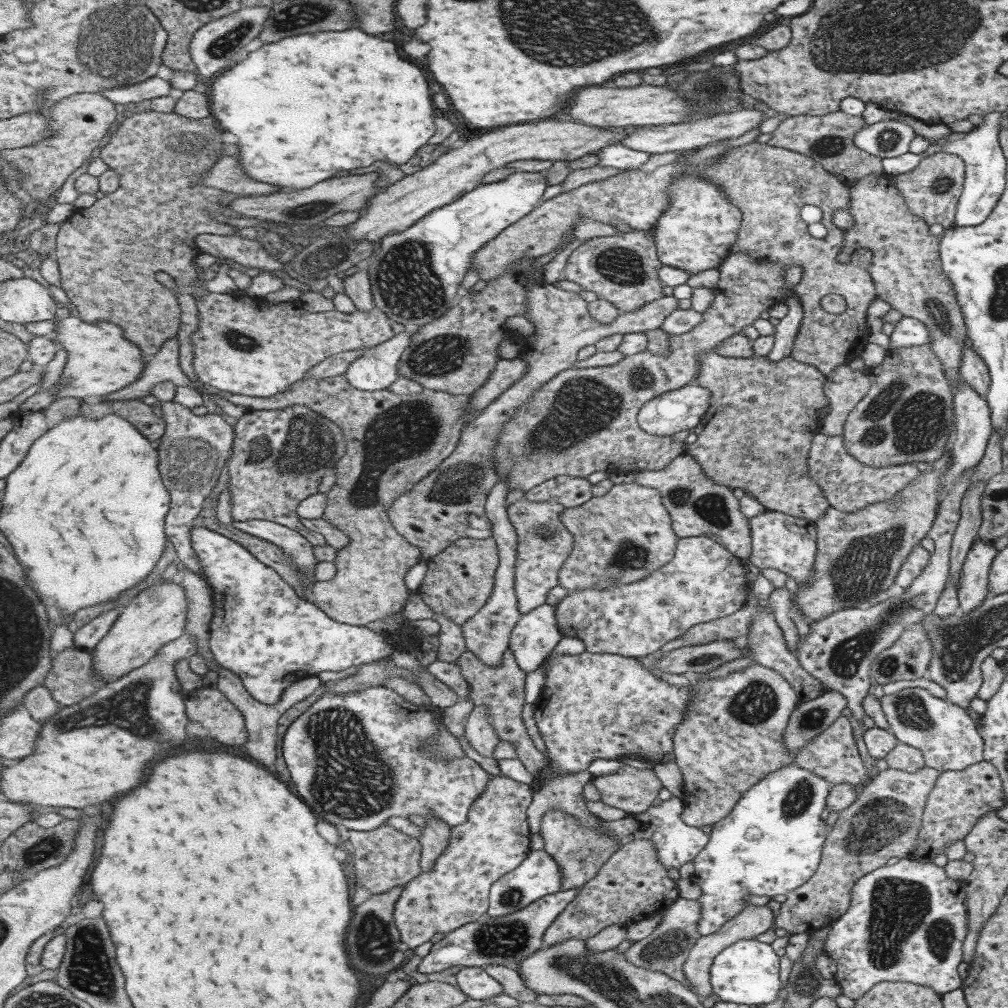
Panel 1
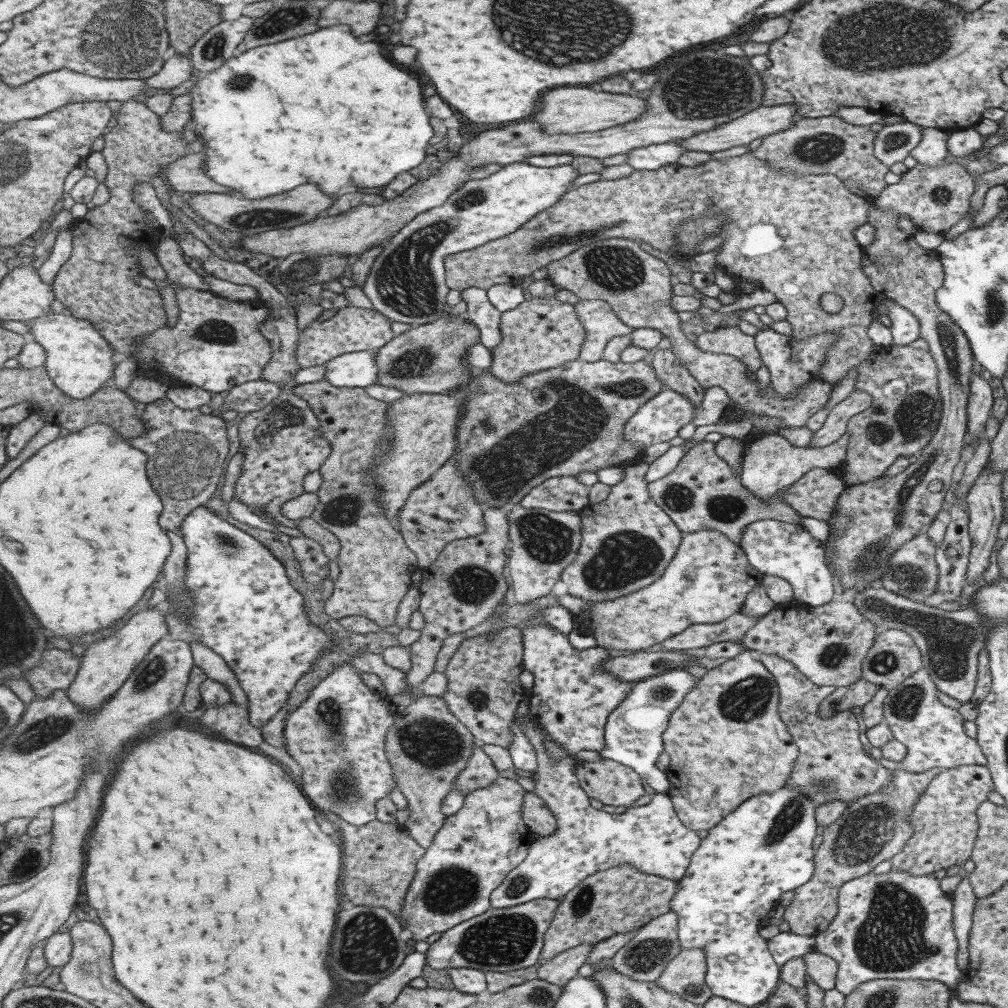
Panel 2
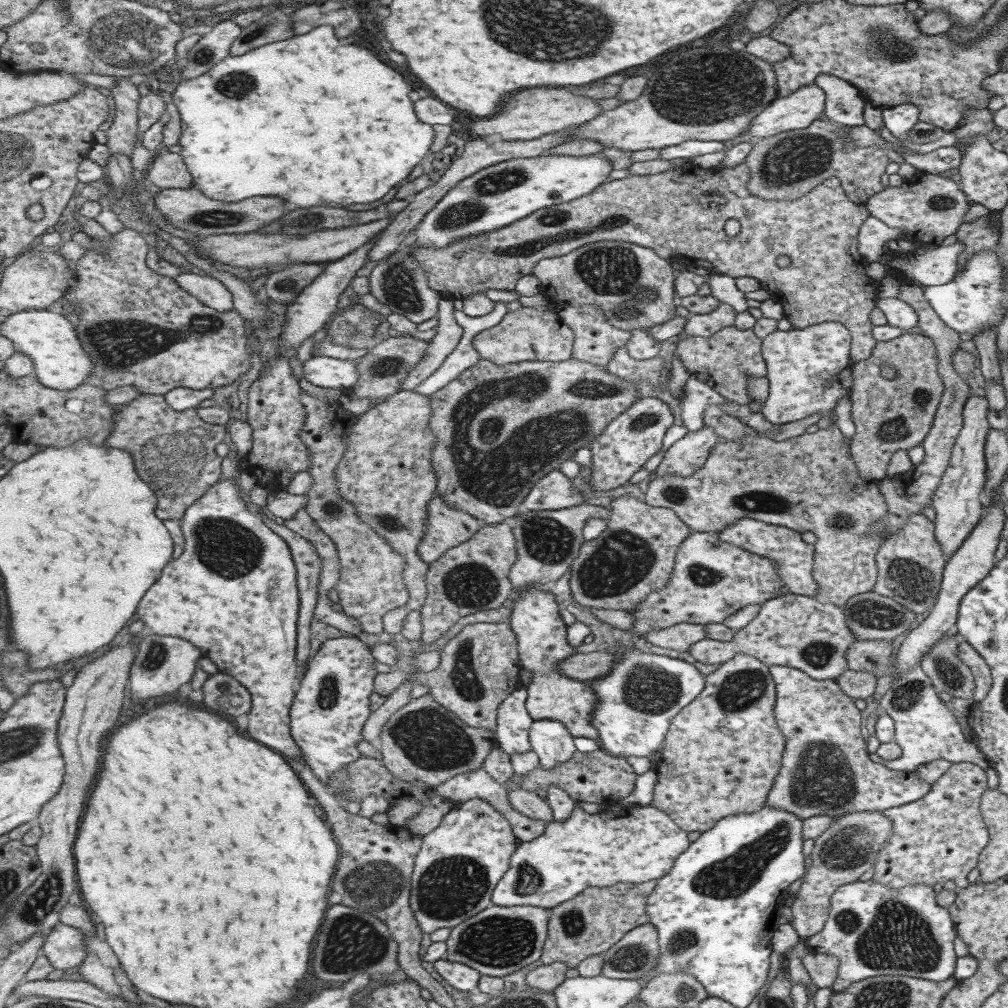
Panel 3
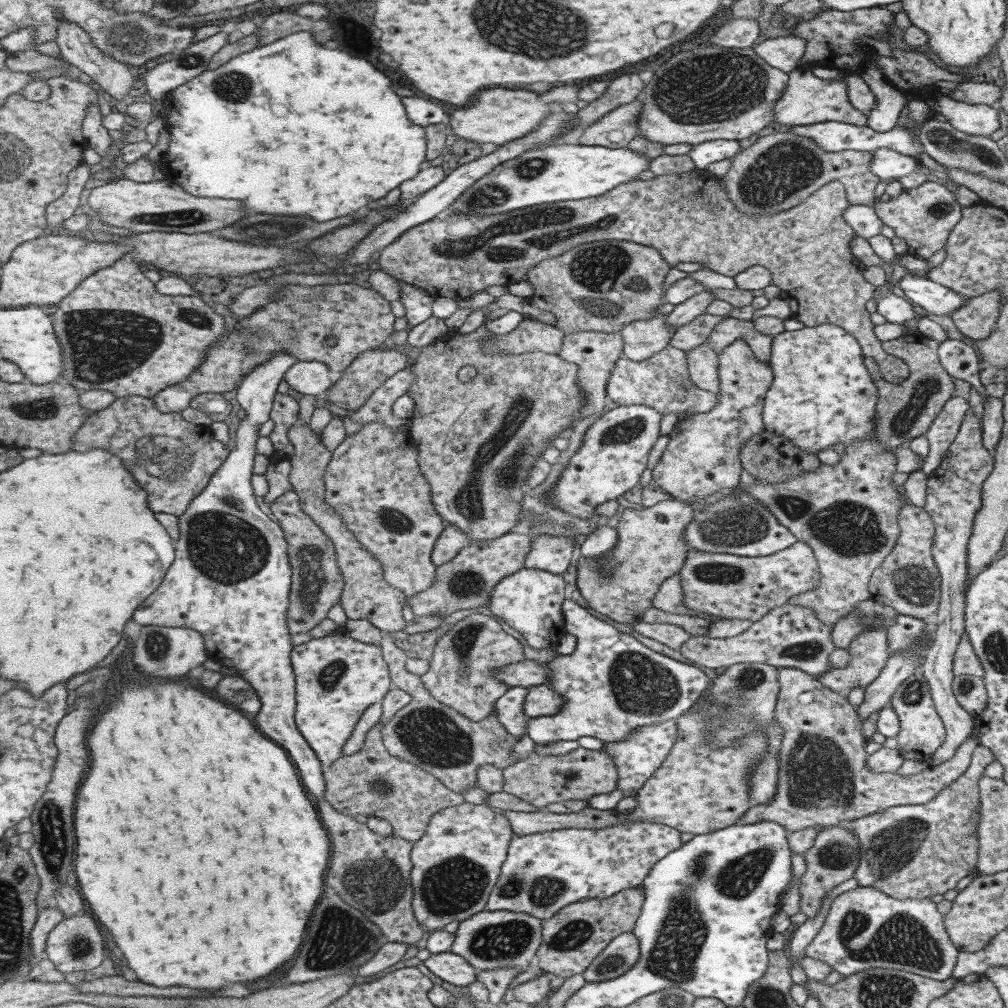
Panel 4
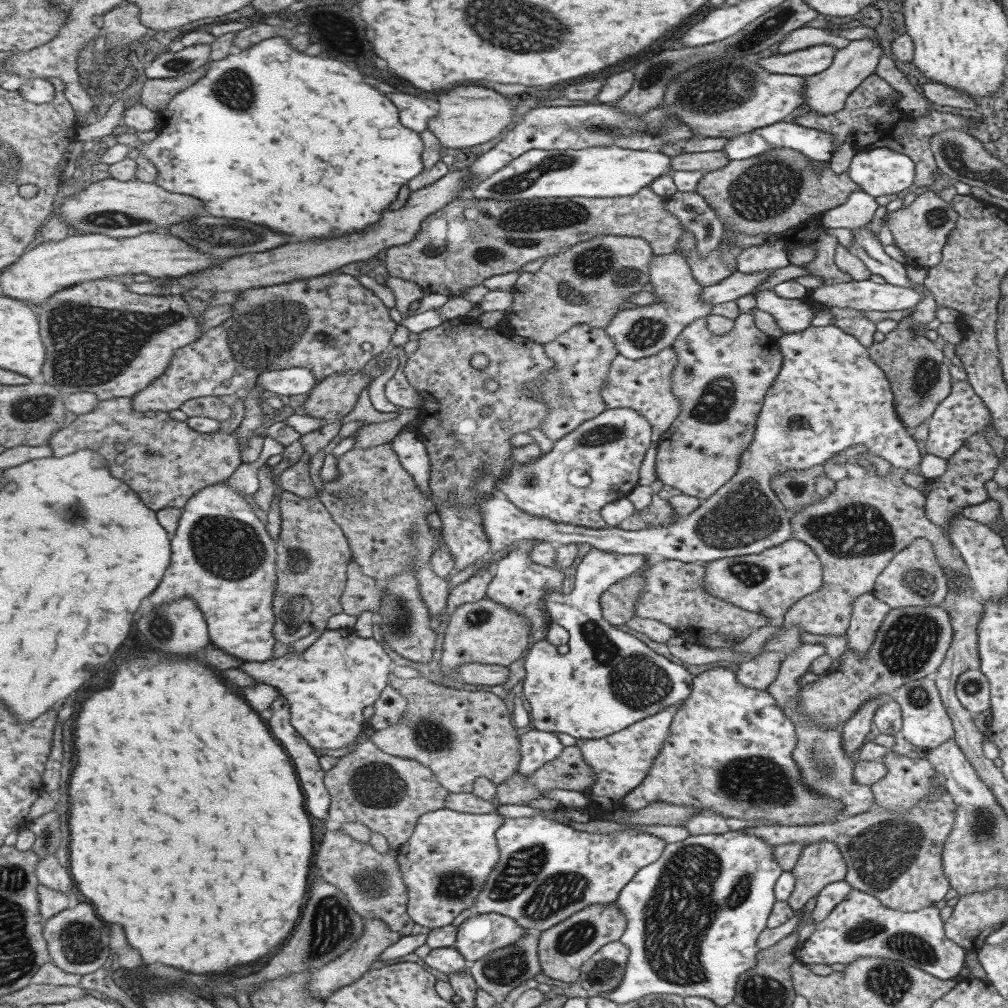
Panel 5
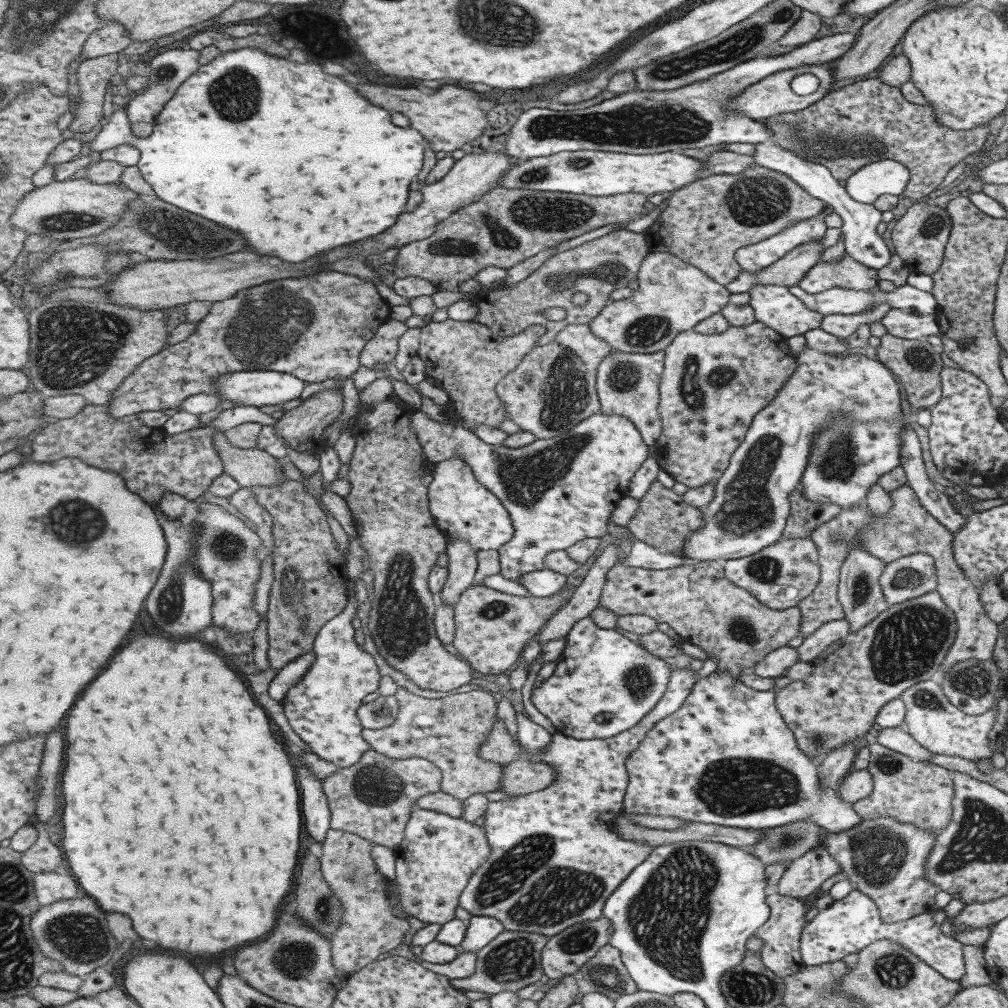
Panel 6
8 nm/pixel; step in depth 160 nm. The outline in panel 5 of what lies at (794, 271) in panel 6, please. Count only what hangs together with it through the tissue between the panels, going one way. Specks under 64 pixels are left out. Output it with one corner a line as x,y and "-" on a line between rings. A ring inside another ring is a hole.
734,271
719,283
701,289
699,300
712,305
730,302
750,294
753,289
763,284
771,272
743,273

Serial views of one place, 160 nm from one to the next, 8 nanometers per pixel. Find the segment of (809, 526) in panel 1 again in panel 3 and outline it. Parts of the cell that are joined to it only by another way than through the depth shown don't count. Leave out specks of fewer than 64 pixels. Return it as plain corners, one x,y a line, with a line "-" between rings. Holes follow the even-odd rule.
742,518
723,526
723,530
719,530
716,534
717,539
721,542
732,544
751,554
771,559
776,564
778,575
789,593
814,598
818,587
811,578
810,573
814,559
814,545
801,541
799,533
786,527
767,524
755,519

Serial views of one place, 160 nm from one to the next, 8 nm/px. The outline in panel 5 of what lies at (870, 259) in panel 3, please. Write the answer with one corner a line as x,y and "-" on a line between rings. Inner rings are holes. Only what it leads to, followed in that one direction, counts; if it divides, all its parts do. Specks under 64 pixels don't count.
865,191
851,193
839,206
824,210
818,217
820,226
829,230
858,229
871,220
878,204

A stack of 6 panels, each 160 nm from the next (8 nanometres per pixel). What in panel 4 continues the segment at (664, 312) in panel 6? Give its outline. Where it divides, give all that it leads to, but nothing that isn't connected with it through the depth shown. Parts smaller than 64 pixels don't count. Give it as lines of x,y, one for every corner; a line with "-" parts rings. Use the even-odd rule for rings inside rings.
655,315
649,320
637,320
625,325
618,332
623,344
623,356
633,361
644,361
653,357
661,349
669,346
673,328
665,324
665,316

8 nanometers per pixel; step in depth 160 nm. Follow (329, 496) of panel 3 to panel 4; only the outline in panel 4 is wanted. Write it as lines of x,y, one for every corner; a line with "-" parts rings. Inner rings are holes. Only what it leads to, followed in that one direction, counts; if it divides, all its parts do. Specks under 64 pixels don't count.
300,418
289,430
289,440
295,445
295,452
291,454
290,481
294,486
294,491
300,495
300,501
305,512
311,515
325,534
332,538
335,543
340,562
340,569
344,576
346,585
344,586
341,606
346,611
347,618
353,620
367,619
382,631
390,631
393,634
404,635
404,630
409,622
403,618
403,608
408,596
402,590
391,586
385,578
384,568
380,560
377,560
369,552
362,542
357,540
353,531
344,523
343,517
326,501
325,473
329,462
332,461
334,451
329,451
317,434
303,425

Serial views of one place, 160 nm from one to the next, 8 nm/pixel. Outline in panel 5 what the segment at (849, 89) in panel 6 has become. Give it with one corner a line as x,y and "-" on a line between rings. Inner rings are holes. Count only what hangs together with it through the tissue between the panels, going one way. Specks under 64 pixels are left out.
873,73
864,78
861,84
848,94
844,100
844,105
839,110
826,115
807,111
801,116
795,116
791,122
805,128
830,132
832,134
832,147
835,150
831,157
836,156
837,152
844,149
847,139
852,140
855,153
867,152
874,148
888,148
893,152
904,154
913,161
914,177
912,183
917,188
930,186
932,189
938,168
932,150
929,148
931,137
942,130
948,130
948,128
969,133
969,130
973,130
977,126
977,119
971,118
971,116
961,116
961,114
939,112
932,108
925,115
912,117
897,109
896,104
900,98
899,91
885,82
885,79

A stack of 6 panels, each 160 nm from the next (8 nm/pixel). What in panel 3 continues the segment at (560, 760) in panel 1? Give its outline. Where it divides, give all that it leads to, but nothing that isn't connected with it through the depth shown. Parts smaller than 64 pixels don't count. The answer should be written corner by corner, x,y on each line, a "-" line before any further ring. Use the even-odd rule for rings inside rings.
531,585
519,592
513,590
515,602
509,623
515,631
523,666
534,672
531,684
526,687
528,699
526,707
535,721
553,719
564,722
573,738
601,739
592,720
594,710
600,701
590,681
569,678
558,670
558,664
568,656
575,655
575,647
567,644
567,623
562,617
555,594
549,587

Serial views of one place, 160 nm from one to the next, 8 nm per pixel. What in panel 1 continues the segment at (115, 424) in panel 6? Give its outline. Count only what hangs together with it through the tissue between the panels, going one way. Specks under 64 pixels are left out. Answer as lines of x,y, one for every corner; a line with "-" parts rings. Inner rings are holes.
161,401
162,417
166,420
167,430
157,444
162,474
165,476
166,489
172,494
173,502
166,518
167,535
174,550
191,570
208,582
199,557
192,547
192,530
197,516
204,509
204,502
211,496
213,486
219,482
221,470
231,458
236,441
236,430
219,411
197,416
192,408
177,401

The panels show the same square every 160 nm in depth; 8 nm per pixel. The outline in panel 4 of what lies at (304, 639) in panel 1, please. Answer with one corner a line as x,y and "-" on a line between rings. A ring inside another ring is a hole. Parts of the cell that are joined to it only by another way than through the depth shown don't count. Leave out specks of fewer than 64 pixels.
280,350
276,352
274,357
265,364
260,364
252,374
245,376
240,382
238,387
238,401
241,407
246,413
245,418
240,422
240,427
236,432
236,441
234,447
230,450
228,459
224,462
224,465
212,476
212,480
206,486
206,489
198,494
193,500
189,508
180,516
180,539
175,542
176,545
176,561
172,564
172,568
169,569
169,574
165,576
165,582
161,584
161,594
153,594
153,598
147,598
145,600
145,606
141,606
141,610
137,610
135,614
135,620
141,622
141,624
147,625
159,625
168,627
191,627
192,629
198,630
205,639
208,646
208,656
211,659
215,659
220,662
223,666
228,666
232,669
238,669
238,674
241,677
245,677
259,693
262,700
262,709
256,717
256,724
259,730
263,730
265,735
269,736
273,742
281,744
281,747
285,751
288,751
293,758
293,763
297,766
300,771
301,778
304,778
305,786
309,789
309,793
313,794
317,801
323,801
325,799
325,791
328,786
325,782
325,768
320,762
320,758
317,753
309,745
309,742
305,740
303,734
300,732
300,727
296,723
296,708
298,705
296,699
296,674
292,665
292,652
294,649
293,642
291,642
291,633
289,632
288,625
288,608
290,605
290,595
292,592
292,563
290,562
288,553
288,539
286,538
285,532
279,522
273,522
257,504
257,498
255,498
255,492
253,492
253,484
251,484
251,476
254,473
254,462
257,458
257,440
259,440
259,430
261,426
271,419
272,408
277,397
277,388
281,384
281,379
284,378
285,373
295,363
299,362
298,358
291,356
288,352

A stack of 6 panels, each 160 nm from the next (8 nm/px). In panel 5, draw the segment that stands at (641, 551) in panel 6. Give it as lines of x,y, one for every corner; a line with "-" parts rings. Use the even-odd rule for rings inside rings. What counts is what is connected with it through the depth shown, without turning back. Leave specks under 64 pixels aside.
591,547
583,556
579,567
574,589
563,594
559,591
546,590
545,609
553,624
563,626
570,632
569,652
561,654
557,646
544,641
531,645
525,658
525,676
522,688
531,706
531,721
535,730
541,732
562,733
571,735
577,740
599,740
620,733
629,725
642,718
651,716
665,707
679,706
690,691
693,676
681,665
665,660
659,653
649,650
635,636
629,636
604,619
601,597
613,586
613,583
629,576
646,562
646,555
617,554

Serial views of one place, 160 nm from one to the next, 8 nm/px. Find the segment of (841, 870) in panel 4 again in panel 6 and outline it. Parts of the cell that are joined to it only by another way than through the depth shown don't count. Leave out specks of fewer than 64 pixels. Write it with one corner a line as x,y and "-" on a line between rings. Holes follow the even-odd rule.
823,846
815,847
787,865
773,891
791,898
805,898
839,872
841,867
826,849

